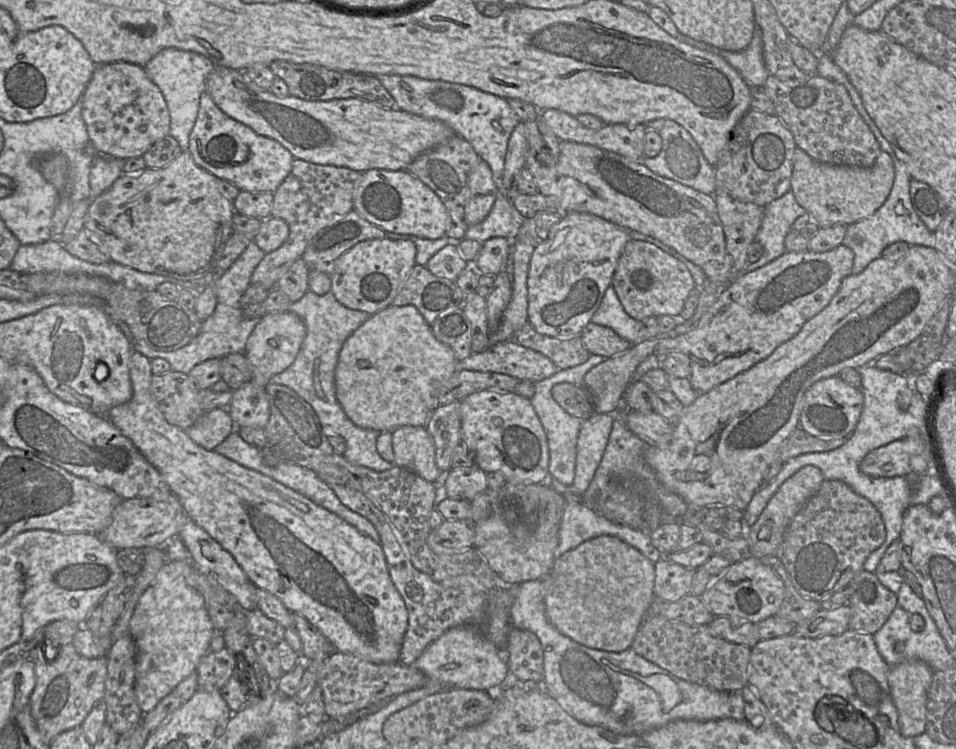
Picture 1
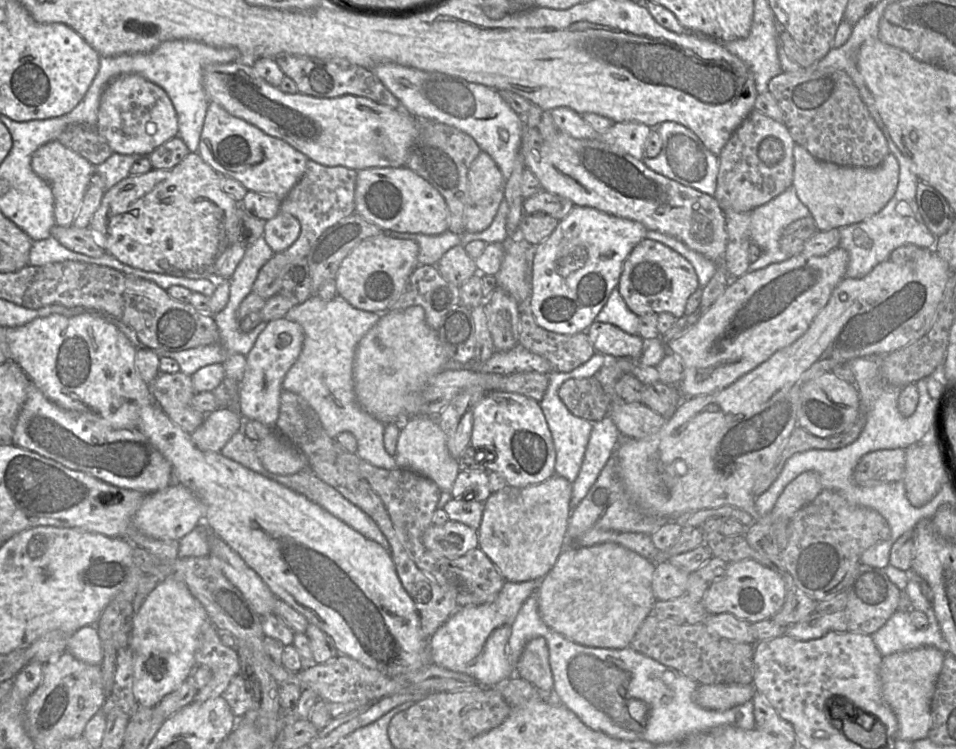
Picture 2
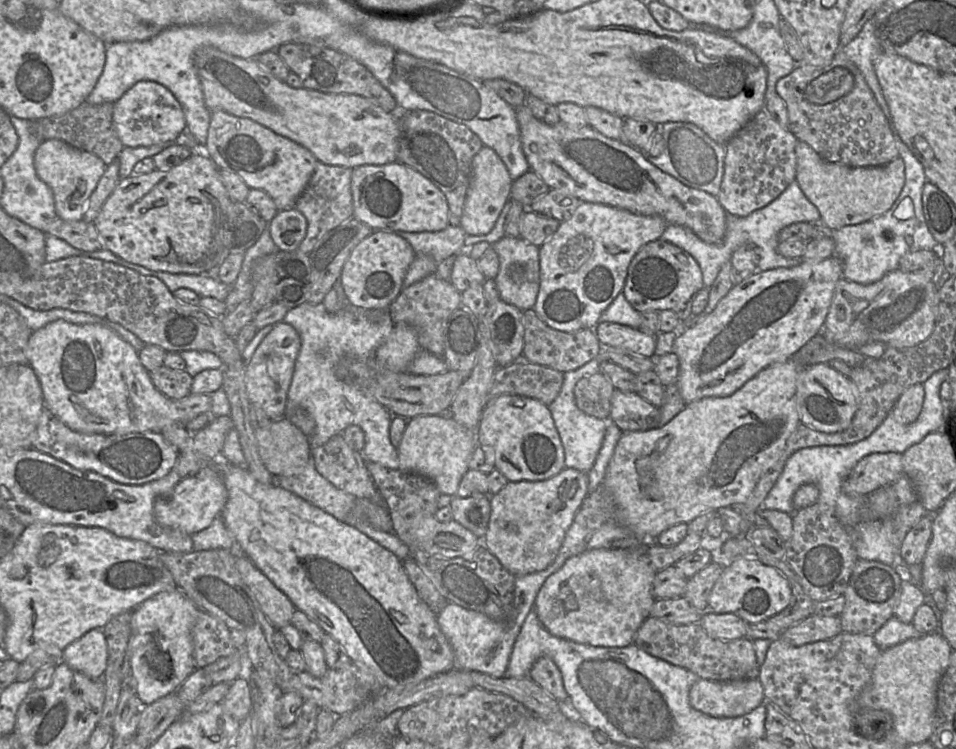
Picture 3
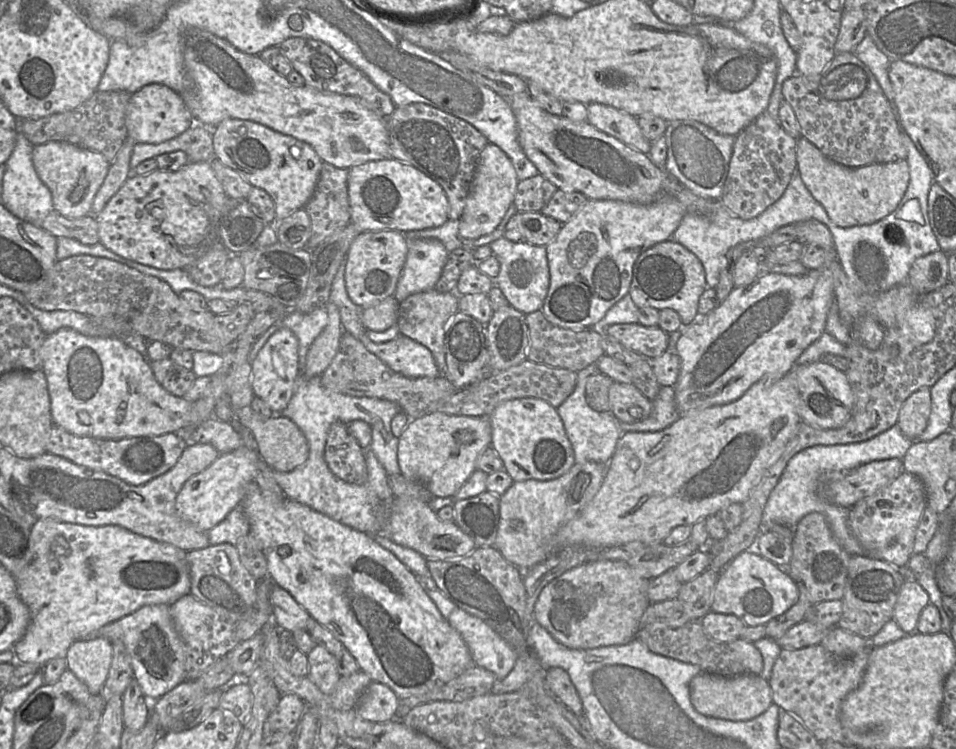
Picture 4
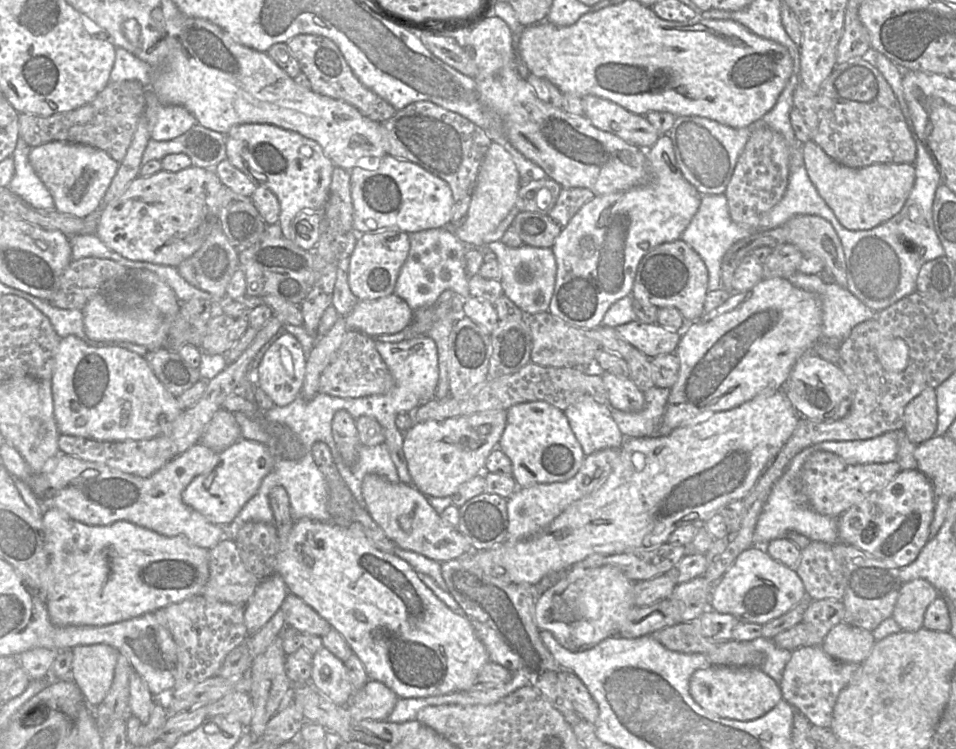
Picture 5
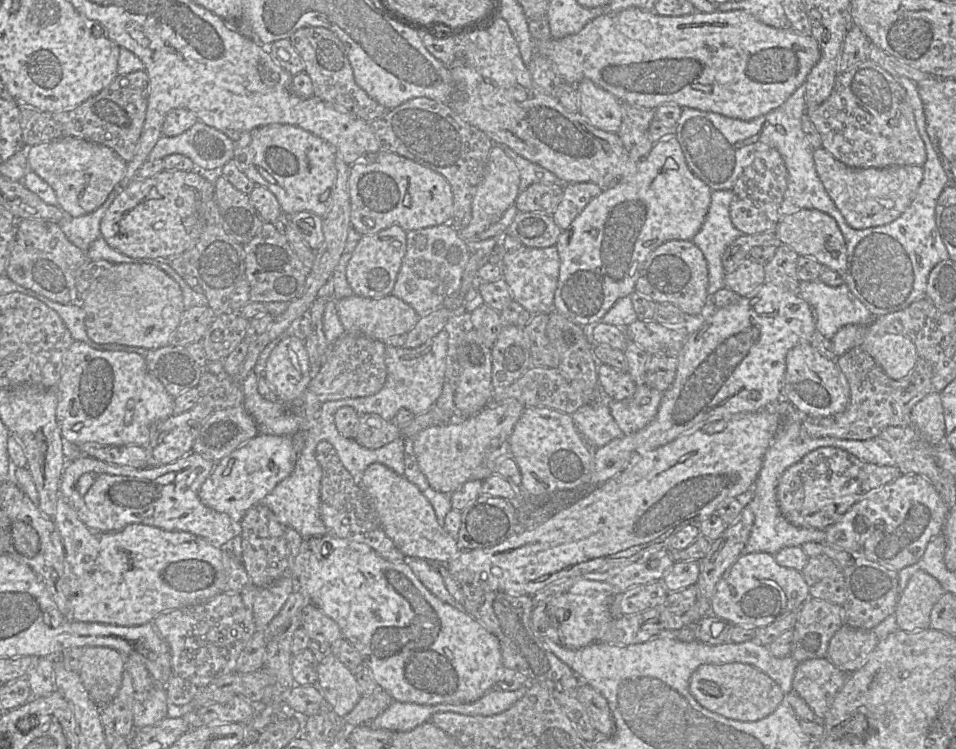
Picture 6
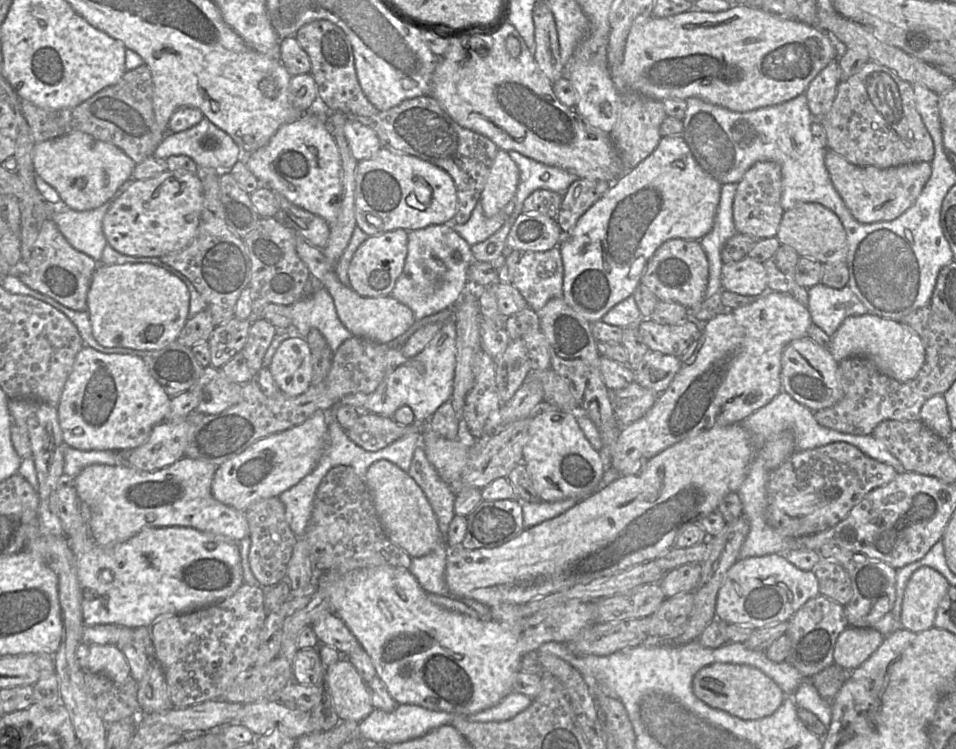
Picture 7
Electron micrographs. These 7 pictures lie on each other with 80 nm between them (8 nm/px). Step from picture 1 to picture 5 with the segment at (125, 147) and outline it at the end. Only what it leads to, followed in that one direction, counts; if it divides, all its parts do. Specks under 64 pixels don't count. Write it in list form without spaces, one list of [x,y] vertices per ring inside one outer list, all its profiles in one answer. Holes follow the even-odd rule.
[[[162,105],[150,130],[150,137],[156,141],[171,140],[188,131],[196,123],[195,117],[183,106]]]

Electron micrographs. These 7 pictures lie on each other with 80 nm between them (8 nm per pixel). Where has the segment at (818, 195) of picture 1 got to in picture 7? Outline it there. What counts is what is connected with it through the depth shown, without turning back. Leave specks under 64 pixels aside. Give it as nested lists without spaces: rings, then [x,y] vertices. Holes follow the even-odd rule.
[[[827,150],[825,166],[836,191],[860,223],[870,224],[892,221],[902,215],[915,202],[931,176],[931,163],[917,162],[890,168],[875,166],[856,166]]]

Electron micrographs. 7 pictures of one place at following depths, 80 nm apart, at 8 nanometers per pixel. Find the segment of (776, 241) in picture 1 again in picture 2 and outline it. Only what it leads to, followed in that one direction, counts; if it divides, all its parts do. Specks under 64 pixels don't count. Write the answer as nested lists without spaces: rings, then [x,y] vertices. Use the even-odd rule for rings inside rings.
[[[790,186],[783,193],[768,203],[753,209],[750,213],[750,239],[760,248],[761,255],[755,262],[750,263],[749,270],[760,270],[770,264],[782,262],[791,257],[783,252],[780,247],[780,240],[783,237],[784,230],[796,220],[810,216],[809,209],[800,201],[795,188]]]

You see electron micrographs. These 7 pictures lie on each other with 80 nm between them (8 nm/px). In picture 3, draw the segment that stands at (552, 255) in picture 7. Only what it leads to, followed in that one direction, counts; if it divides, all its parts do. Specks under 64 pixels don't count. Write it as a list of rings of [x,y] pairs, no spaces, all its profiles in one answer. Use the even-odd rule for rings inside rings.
[[[503,236],[491,245],[499,258],[499,271],[494,278],[500,299],[521,311],[533,309],[540,286],[539,246],[521,237]]]

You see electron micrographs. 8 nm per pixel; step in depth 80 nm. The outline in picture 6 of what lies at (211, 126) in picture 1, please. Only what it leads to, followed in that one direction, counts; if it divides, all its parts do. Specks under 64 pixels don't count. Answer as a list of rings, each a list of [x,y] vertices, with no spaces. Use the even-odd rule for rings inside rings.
[[[269,124],[243,134],[235,141],[234,160],[256,185],[269,189],[277,198],[284,216],[285,235],[300,261],[311,268],[315,251],[295,228],[291,217],[309,211],[323,217],[332,206],[337,176],[335,148],[324,139],[294,125]]]

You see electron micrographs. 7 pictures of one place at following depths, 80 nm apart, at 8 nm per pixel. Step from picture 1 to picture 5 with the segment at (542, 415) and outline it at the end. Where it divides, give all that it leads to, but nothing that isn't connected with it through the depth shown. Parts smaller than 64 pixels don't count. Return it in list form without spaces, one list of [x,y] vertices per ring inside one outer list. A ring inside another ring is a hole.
[[[588,394],[580,396],[563,412],[585,456],[607,448],[619,448],[625,439],[612,418],[609,406],[607,407],[607,405],[597,403]]]

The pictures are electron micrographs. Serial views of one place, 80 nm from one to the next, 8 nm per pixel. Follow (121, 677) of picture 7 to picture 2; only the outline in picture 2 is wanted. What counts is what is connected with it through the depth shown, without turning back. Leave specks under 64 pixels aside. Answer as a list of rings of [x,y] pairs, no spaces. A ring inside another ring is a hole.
[[[96,625],[83,626],[72,634],[66,651],[82,662],[101,665],[103,655]]]

